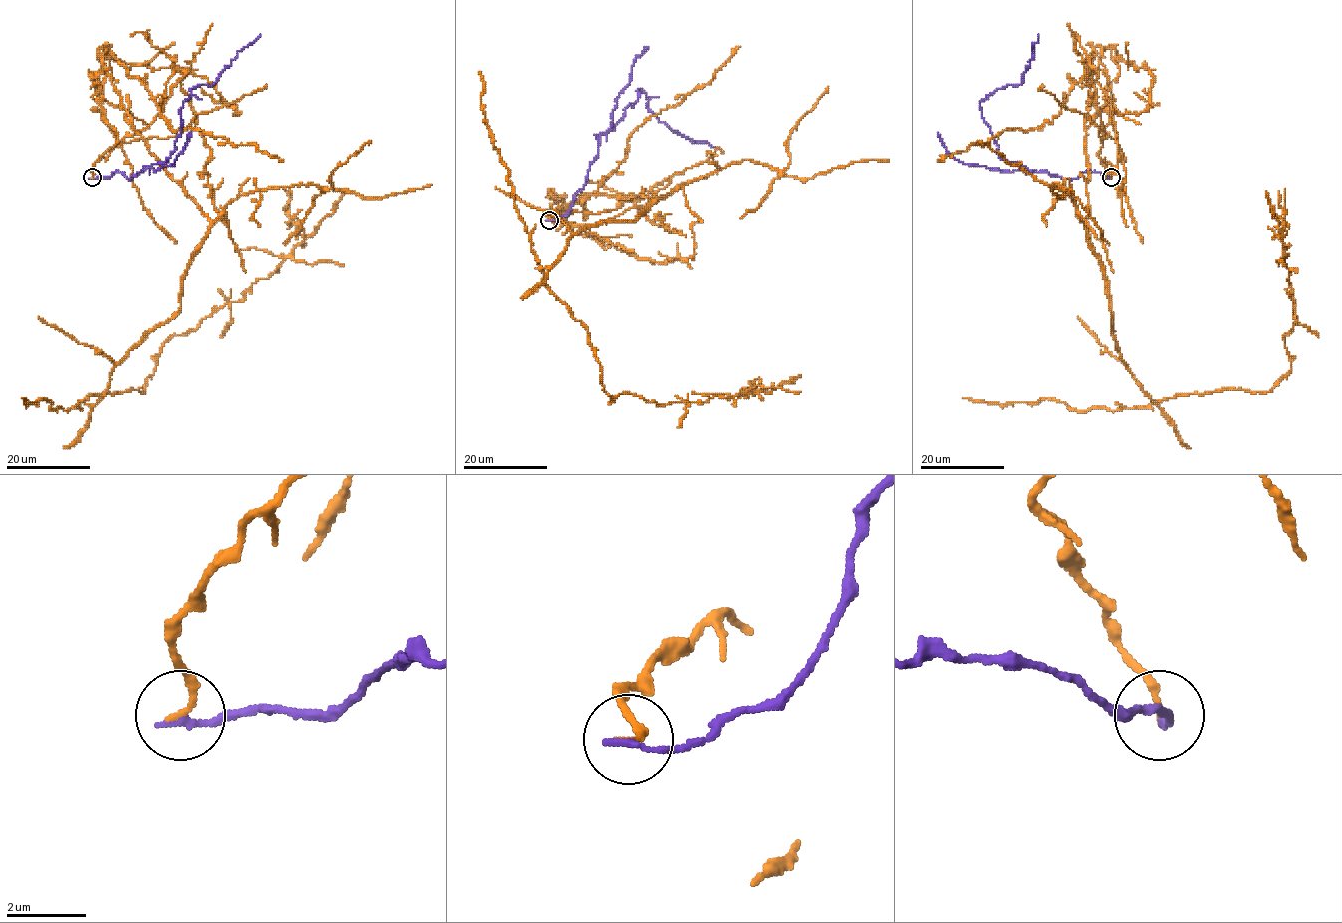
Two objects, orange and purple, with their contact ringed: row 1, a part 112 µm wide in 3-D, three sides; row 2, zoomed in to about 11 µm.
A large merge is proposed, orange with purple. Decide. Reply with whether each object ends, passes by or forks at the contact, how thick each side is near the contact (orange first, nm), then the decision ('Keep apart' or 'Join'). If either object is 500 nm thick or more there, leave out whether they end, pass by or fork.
At the ring orange ends. At the ring purple ends. Thickness 170 nm (orange) against 200 nm. Keep apart

